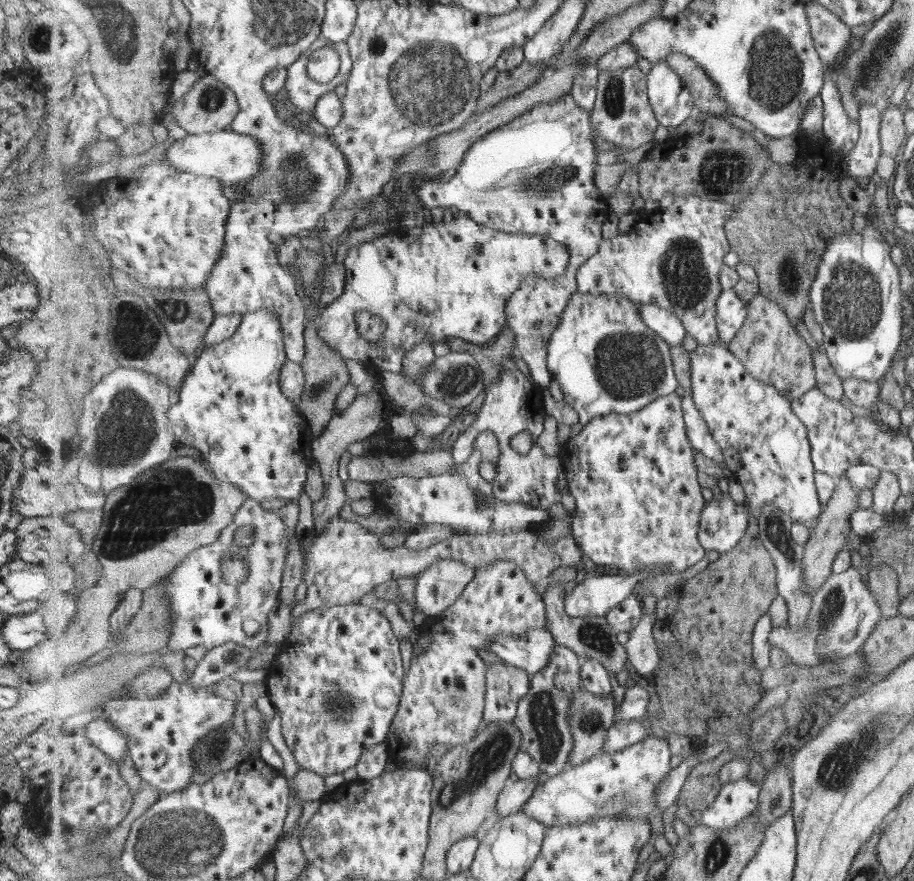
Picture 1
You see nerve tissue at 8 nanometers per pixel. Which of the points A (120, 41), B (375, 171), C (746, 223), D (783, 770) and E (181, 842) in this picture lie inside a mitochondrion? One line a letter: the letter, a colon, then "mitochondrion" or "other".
A: mitochondrion
B: other
C: other
D: other
E: mitochondrion

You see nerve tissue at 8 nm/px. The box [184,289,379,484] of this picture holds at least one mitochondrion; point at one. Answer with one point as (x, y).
(318, 389)

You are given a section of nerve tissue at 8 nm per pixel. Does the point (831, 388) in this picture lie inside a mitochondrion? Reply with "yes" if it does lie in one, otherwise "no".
no

